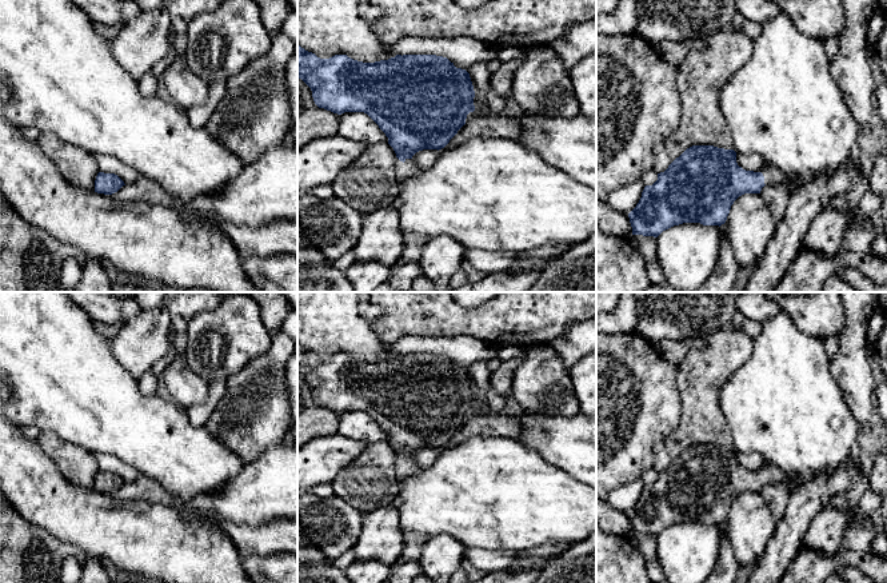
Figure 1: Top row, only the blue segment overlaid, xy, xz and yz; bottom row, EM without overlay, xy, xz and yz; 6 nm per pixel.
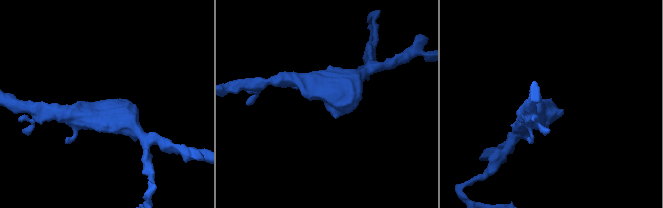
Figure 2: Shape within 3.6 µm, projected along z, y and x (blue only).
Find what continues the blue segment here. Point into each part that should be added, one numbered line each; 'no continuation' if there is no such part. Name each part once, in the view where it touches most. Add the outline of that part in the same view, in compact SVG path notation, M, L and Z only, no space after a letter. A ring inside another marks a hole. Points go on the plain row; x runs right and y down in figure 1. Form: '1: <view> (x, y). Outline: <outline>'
1: xz (407, 468). Outline: M396 456L395 471L396 471L397 480L403 480L416 475L419 467L413 458L405 458L405 460L403 462Z

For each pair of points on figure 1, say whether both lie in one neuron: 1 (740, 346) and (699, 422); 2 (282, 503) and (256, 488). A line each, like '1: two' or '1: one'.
1: one
2: one

